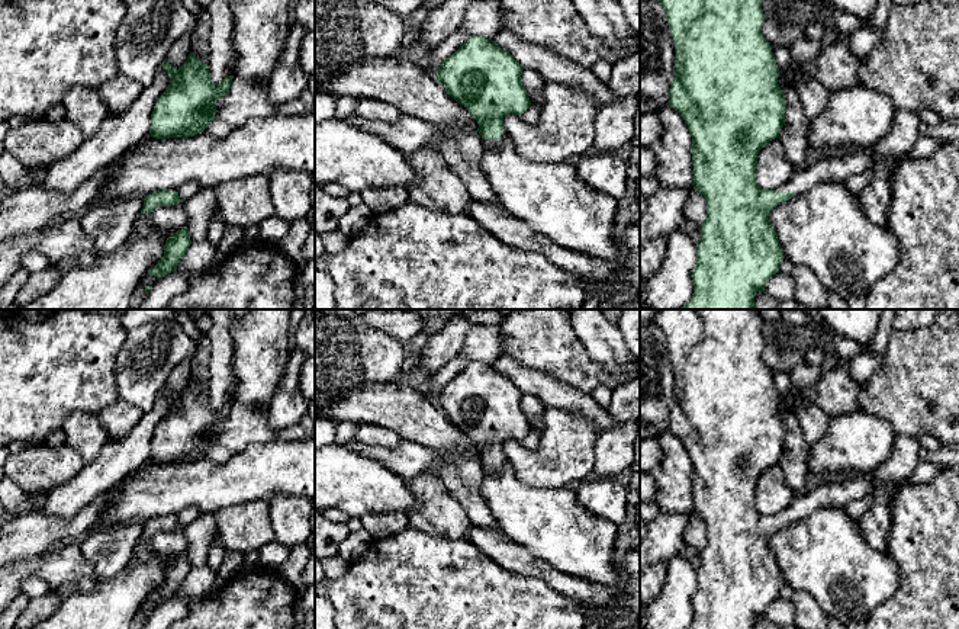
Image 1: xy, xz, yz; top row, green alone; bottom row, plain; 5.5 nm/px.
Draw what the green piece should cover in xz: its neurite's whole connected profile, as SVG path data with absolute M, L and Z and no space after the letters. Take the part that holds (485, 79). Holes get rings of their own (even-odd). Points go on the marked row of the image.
M473 35L438 67L435 80L476 119L483 145L499 150L508 139L503 118L508 113L522 115L531 106L521 83L522 70L506 49L499 48L492 39Z

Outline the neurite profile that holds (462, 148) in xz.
M443 126L444 135L434 150L461 179L472 199L499 205L499 199L480 169L483 138L474 129Z

